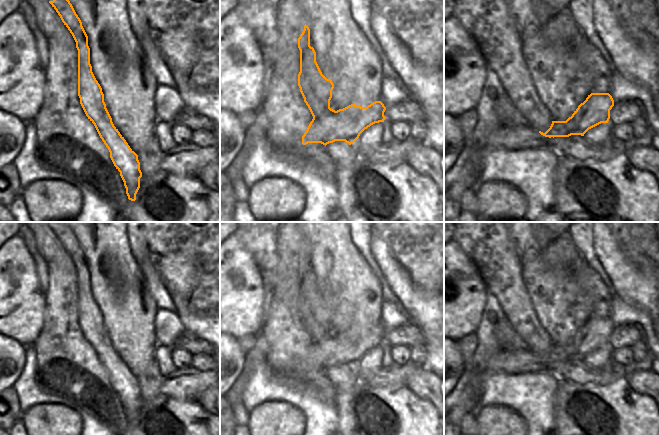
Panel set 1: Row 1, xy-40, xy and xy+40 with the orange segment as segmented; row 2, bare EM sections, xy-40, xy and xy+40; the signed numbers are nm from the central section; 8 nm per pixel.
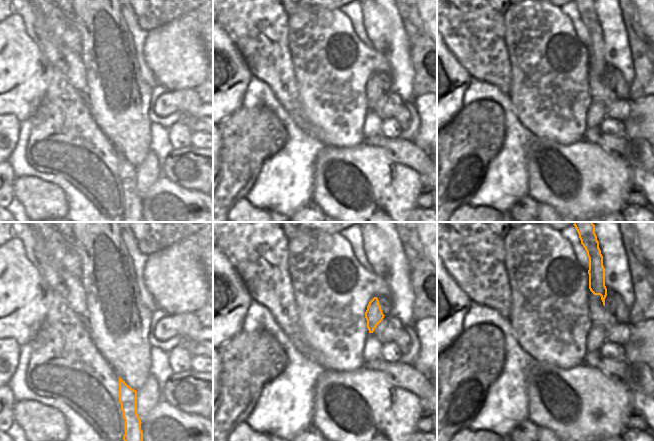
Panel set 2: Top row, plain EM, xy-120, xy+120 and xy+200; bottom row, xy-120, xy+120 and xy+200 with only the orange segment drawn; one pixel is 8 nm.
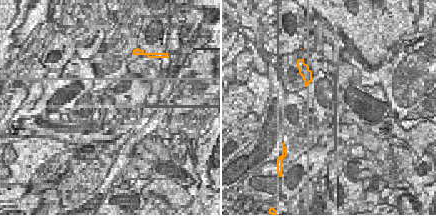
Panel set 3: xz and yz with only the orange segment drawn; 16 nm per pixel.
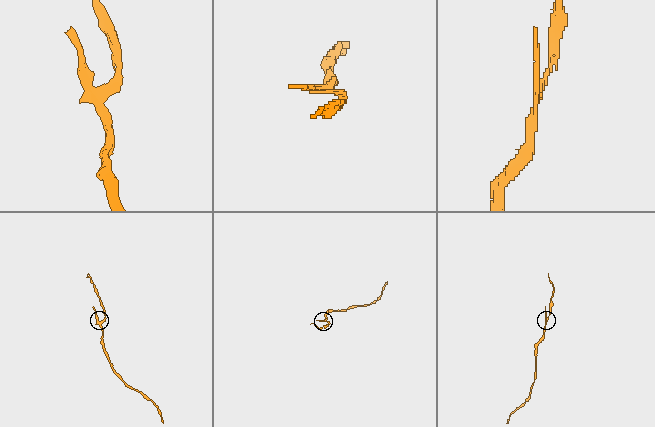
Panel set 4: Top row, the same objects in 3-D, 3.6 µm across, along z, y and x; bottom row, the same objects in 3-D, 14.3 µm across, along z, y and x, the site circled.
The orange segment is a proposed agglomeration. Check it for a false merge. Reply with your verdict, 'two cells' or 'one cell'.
two cells

